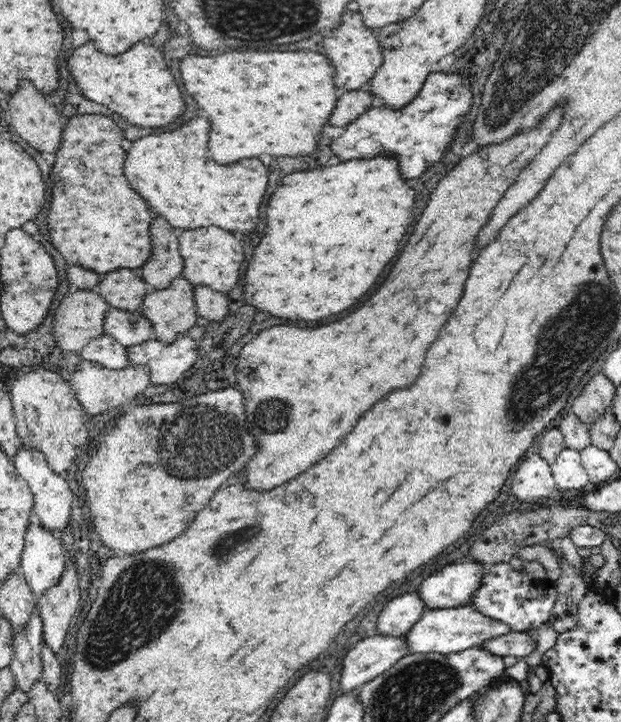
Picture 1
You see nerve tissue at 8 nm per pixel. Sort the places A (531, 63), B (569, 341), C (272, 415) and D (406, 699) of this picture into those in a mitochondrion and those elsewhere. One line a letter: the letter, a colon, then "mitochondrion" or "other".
A: mitochondrion
B: mitochondrion
C: mitochondrion
D: mitochondrion

